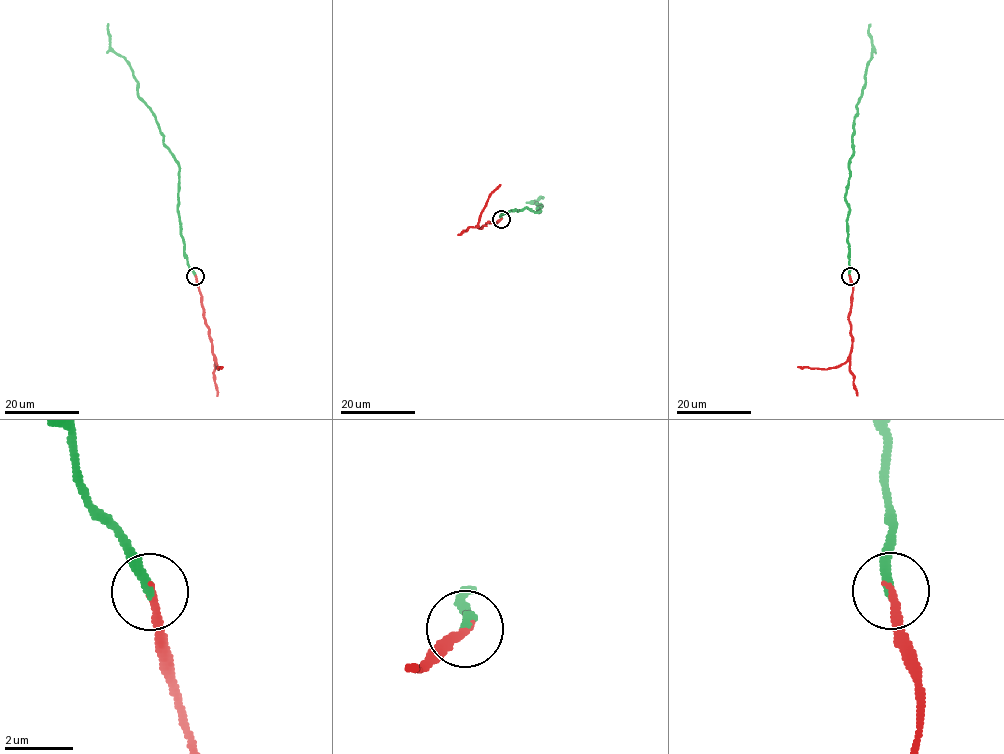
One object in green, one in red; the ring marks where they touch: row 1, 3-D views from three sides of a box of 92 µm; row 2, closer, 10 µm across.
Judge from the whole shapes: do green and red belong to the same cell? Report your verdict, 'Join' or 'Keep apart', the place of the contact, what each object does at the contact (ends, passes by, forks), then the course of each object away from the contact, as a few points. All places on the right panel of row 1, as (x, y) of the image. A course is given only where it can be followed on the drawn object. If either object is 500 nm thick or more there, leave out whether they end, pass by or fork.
Join. Place: (850, 276). At the ring green ends. At the ring red ends. Course of green: (850, 276), (849, 204), (845, 193), (853, 152), (856, 106), (866, 66), (873, 56), (870, 24). Course of red: (850, 276), (853, 291), (849, 318), (852, 341), (849, 359), (828, 369), (797, 367)

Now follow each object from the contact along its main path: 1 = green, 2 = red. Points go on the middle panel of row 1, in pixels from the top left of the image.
1: (501, 219), (510, 210), (541, 212), (537, 207), (543, 206), (533, 201), (543, 198)
2: (501, 219), (495, 224), (487, 221), (485, 226), (476, 227), (488, 196), (500, 184)

